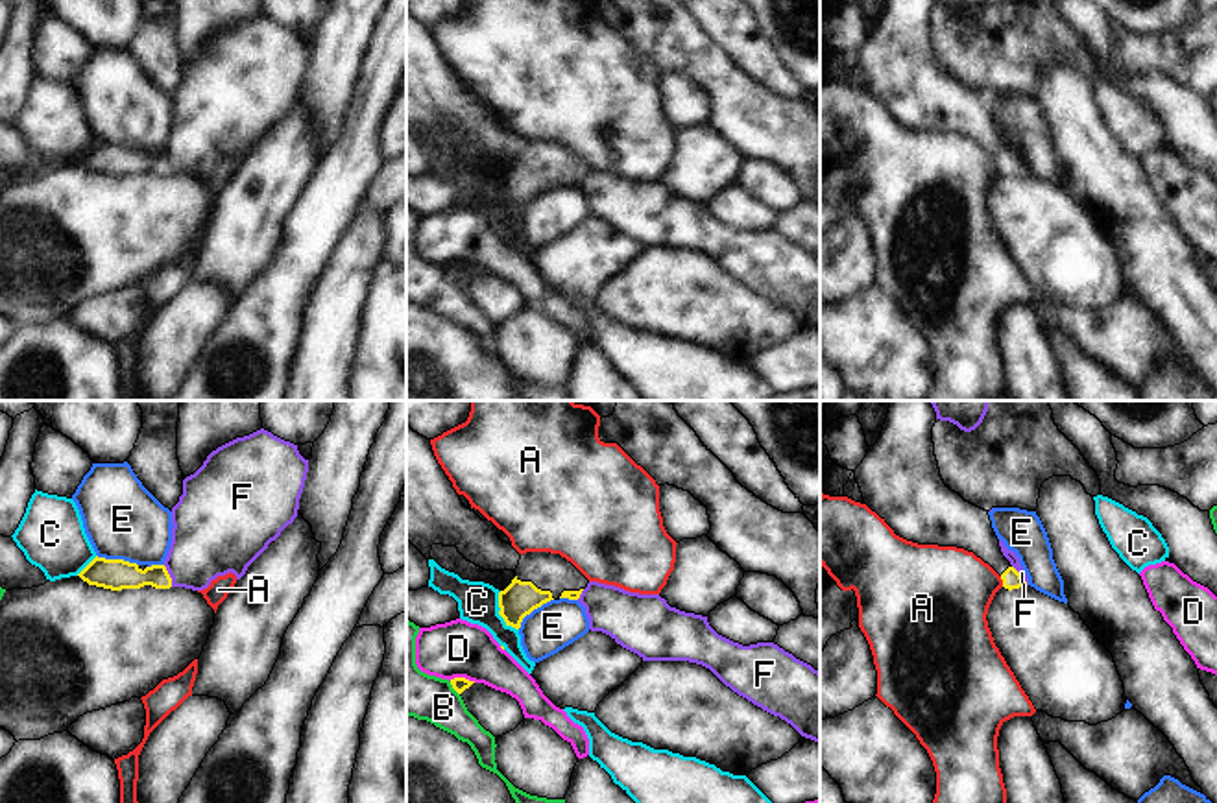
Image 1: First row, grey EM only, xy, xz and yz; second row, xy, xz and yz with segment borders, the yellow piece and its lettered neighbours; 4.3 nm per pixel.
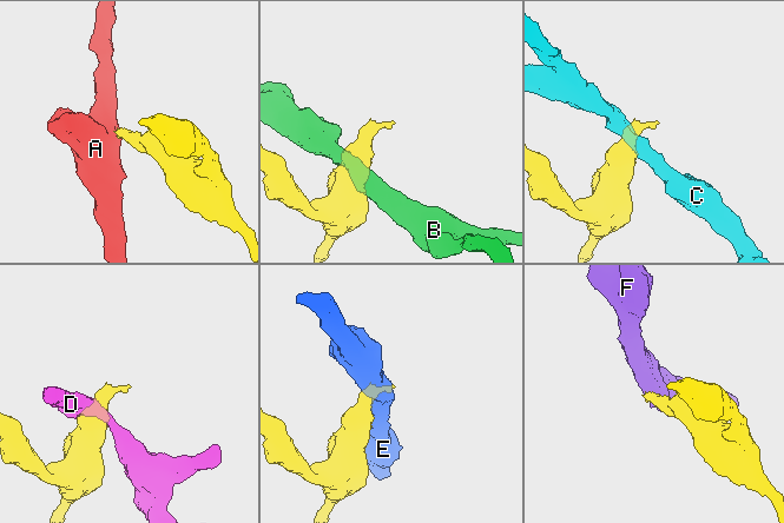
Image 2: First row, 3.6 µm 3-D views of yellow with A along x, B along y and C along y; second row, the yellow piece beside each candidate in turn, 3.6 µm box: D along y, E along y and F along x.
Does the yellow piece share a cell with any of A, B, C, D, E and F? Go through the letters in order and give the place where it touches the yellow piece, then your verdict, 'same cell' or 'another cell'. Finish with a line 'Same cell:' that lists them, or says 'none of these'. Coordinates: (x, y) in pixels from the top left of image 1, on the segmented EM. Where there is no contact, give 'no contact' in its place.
A: meets yellow in yz at (1003, 582); another cell
B: meets yellow in xz at (453, 687); another cell
C: meets yellow in xz at (499, 613); another cell
D: meets yellow in xz at (462, 678); another cell
E: meets yellow in xy at (117, 560); another cell
F: meets yellow in xy at (168, 576); another cell
Same cell: none of these

